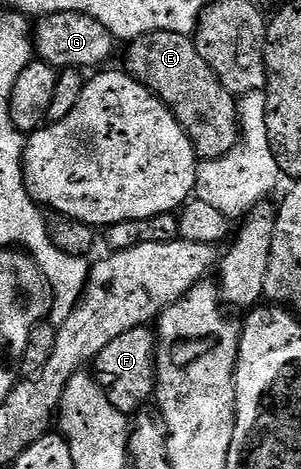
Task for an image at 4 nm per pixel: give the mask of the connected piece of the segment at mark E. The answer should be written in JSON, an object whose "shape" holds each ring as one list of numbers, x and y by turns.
{"shape":[[149,32,129,41,125,71,159,96,188,134,199,161,224,158,238,145,238,100,216,78,212,66,200,58,193,39,175,32]]}

